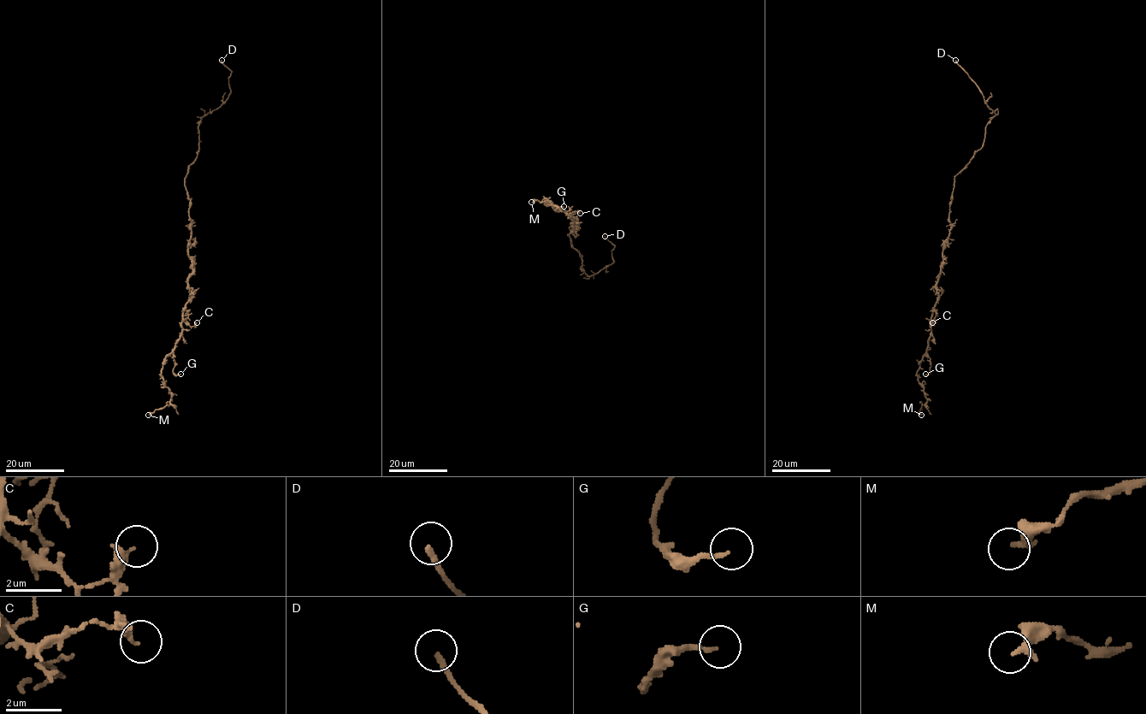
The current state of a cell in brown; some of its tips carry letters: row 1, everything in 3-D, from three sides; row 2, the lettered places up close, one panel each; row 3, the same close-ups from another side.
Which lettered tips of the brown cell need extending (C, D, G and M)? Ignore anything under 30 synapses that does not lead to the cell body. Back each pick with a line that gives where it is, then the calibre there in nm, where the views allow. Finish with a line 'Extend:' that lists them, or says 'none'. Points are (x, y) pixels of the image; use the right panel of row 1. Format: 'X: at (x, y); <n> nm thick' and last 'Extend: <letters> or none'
D: at (955, 60); 170 nm thick
Extend: D

